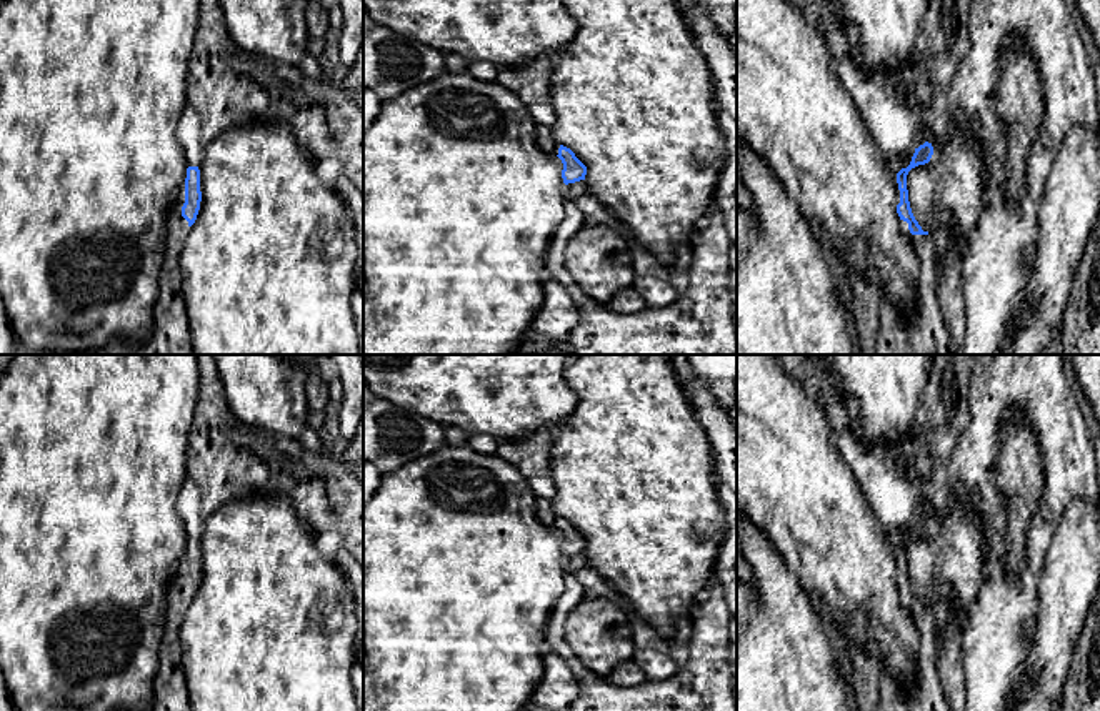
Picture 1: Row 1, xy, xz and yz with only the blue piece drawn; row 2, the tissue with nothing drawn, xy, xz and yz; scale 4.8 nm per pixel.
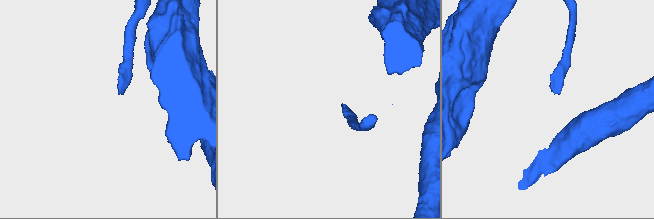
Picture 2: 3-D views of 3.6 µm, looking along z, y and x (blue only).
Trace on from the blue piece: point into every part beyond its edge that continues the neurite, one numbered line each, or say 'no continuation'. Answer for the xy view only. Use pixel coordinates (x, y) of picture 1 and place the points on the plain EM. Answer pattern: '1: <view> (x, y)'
1: xy (169, 693)

